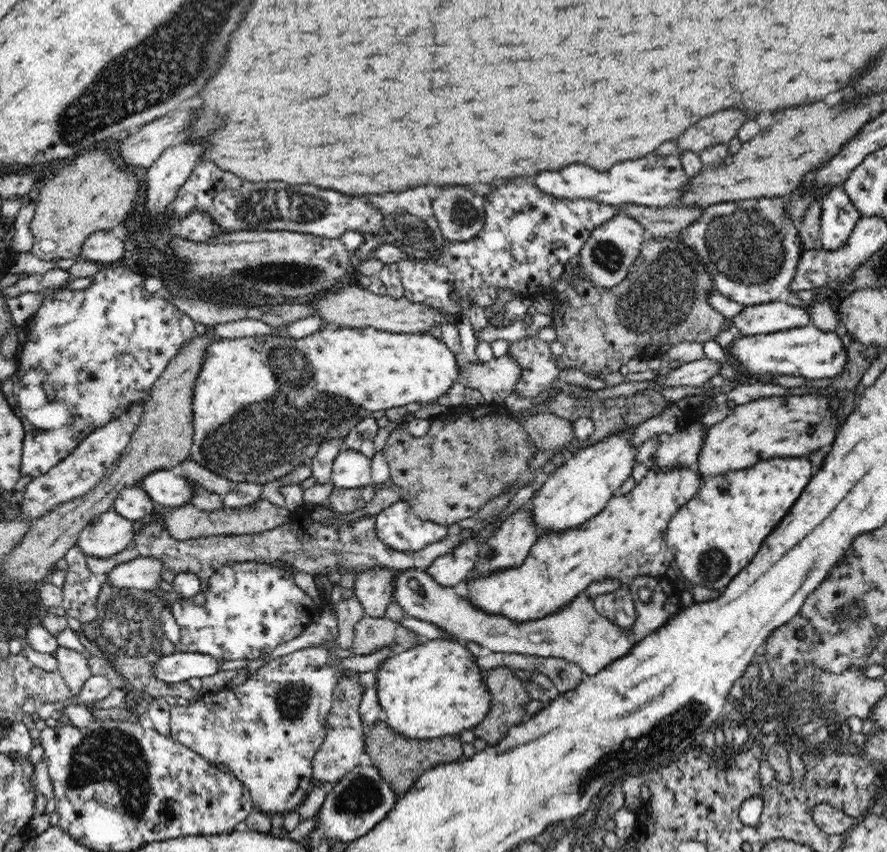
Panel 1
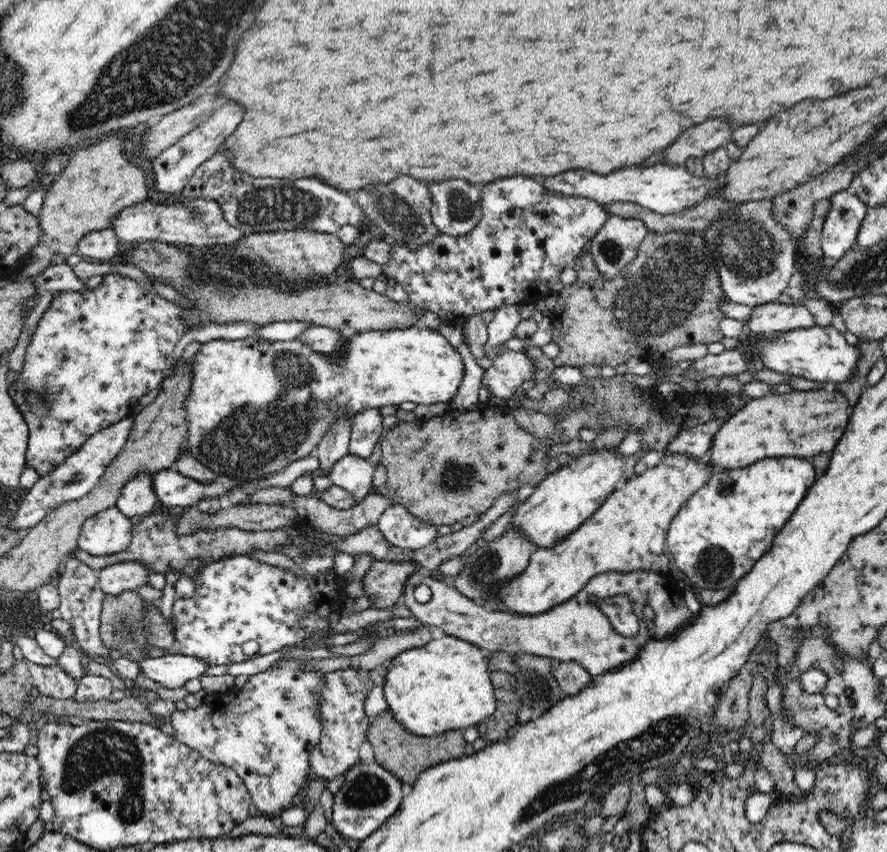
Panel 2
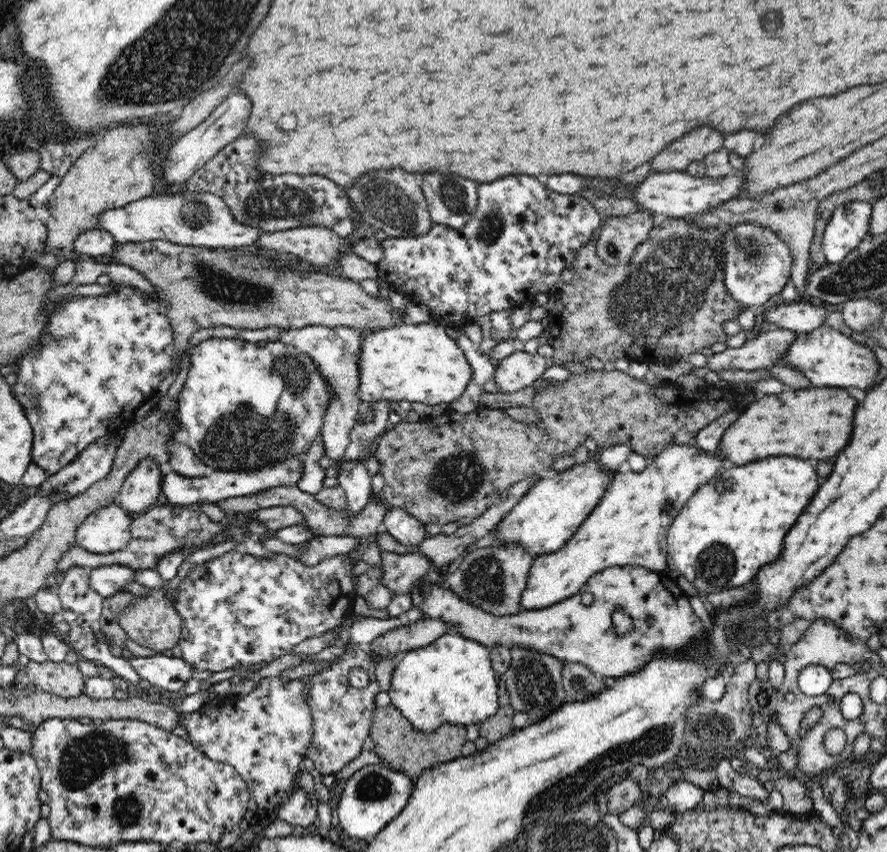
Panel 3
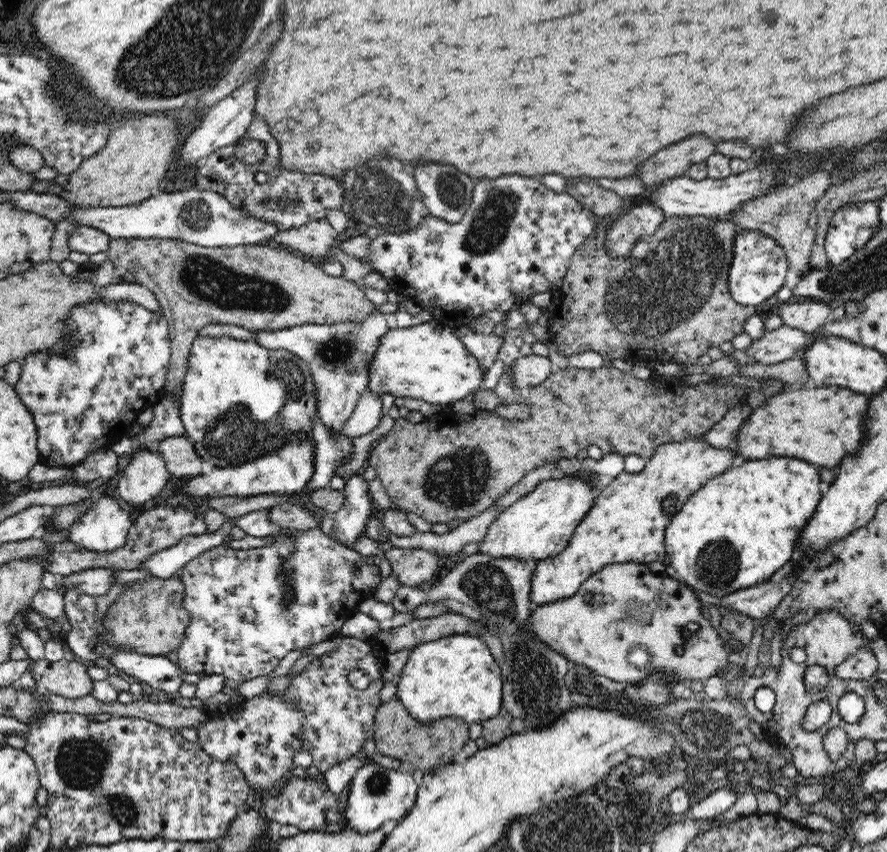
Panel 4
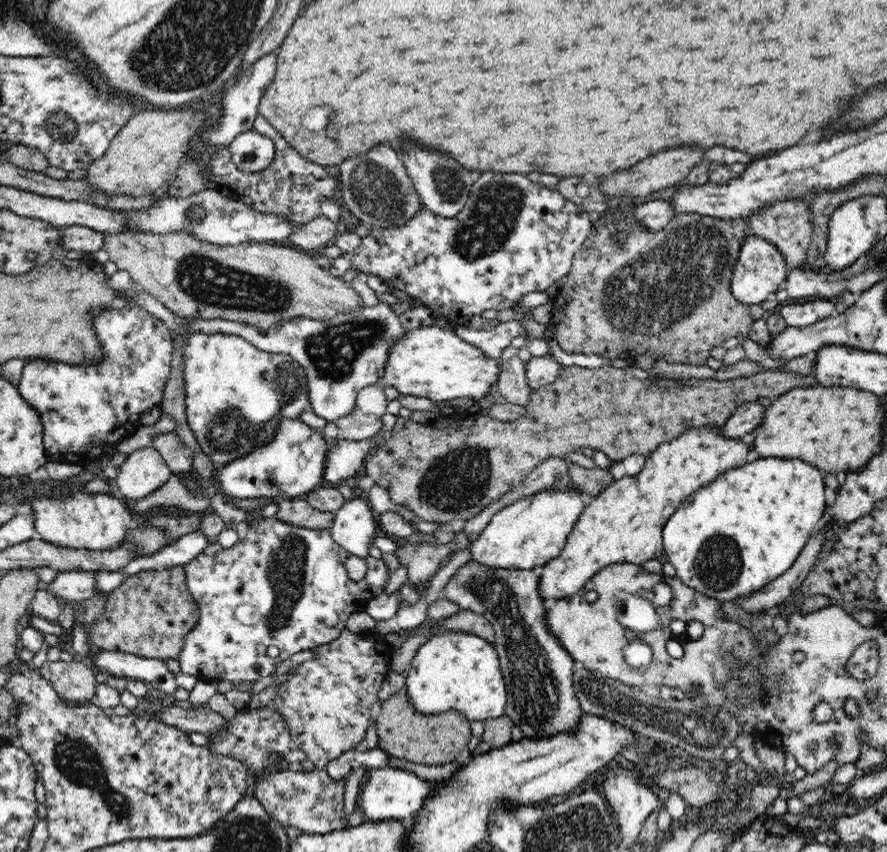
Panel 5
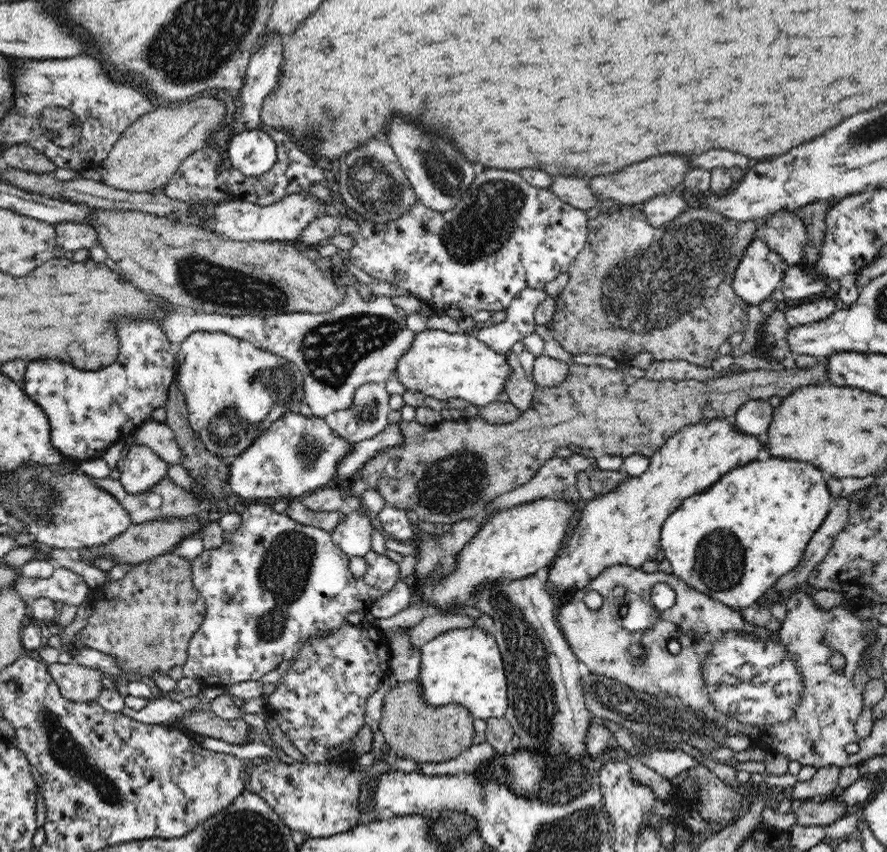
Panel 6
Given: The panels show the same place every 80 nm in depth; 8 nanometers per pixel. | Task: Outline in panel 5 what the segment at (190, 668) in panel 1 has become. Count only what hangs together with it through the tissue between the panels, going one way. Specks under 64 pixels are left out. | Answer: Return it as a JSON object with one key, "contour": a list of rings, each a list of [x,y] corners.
{"contour":[[[100,651],[92,661],[97,666],[97,670],[116,677],[145,680],[167,695],[172,696],[179,688],[176,684],[177,675],[169,670],[166,660],[120,651]]]}

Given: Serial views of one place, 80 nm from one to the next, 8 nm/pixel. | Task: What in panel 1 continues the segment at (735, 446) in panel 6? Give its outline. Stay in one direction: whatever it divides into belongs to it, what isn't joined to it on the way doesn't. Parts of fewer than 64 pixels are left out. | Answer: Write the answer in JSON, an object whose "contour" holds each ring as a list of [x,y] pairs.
{"contour":[[[678,467],[677,469],[670,469],[669,471],[652,471],[649,470],[646,473],[646,476],[638,481],[634,488],[628,492],[626,495],[615,494],[606,505],[606,508],[602,509],[602,512],[596,514],[596,516],[588,519],[584,524],[580,524],[580,526],[576,528],[566,528],[566,530],[560,530],[560,532],[549,532],[542,531],[539,533],[539,536],[534,543],[534,546],[530,548],[530,552],[528,552],[528,556],[524,558],[524,564],[520,564],[520,568],[498,568],[498,570],[492,570],[492,572],[488,572],[488,574],[480,574],[480,576],[474,576],[474,578],[470,578],[470,580],[465,580],[462,585],[458,588],[461,595],[464,596],[464,599],[468,599],[476,609],[480,609],[480,611],[484,611],[486,613],[490,613],[492,615],[500,615],[504,616],[510,620],[514,620],[514,622],[526,622],[541,619],[542,617],[554,614],[558,612],[562,607],[568,606],[581,592],[584,592],[588,586],[596,581],[601,581],[602,579],[616,579],[619,580],[622,586],[628,586],[637,576],[642,575],[650,575],[653,577],[664,576],[665,570],[670,568],[670,562],[675,560],[673,554],[666,550],[667,542],[665,539],[666,530],[670,519],[678,512],[678,509],[686,504],[689,500],[694,498],[696,494],[696,490],[698,490],[698,486],[700,486],[700,482],[702,482],[702,478],[700,475],[696,473],[696,470]]]}

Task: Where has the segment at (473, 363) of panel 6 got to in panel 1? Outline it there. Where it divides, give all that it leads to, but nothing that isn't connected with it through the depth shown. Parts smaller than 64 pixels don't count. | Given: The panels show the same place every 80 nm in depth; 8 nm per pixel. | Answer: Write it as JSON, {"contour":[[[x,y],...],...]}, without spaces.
{"contour":[[[371,327],[320,329],[303,338],[275,337],[270,335],[246,336],[244,338],[220,339],[208,345],[202,370],[197,378],[193,394],[193,443],[191,458],[204,468],[232,482],[248,482],[265,485],[276,478],[286,476],[296,466],[311,465],[320,445],[330,439],[346,438],[347,434],[362,420],[372,417],[372,412],[395,406],[407,406],[413,402],[434,403],[446,394],[458,381],[456,356],[430,333],[395,333]]]}

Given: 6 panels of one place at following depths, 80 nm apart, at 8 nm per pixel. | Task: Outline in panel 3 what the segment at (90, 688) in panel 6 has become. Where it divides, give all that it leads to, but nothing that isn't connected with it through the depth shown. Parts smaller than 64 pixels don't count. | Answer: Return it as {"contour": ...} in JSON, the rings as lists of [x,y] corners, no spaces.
{"contour":[[[29,660],[6,689],[25,686],[40,686],[43,692],[68,699],[83,694],[84,680],[77,665],[71,666],[66,661],[37,663]]]}

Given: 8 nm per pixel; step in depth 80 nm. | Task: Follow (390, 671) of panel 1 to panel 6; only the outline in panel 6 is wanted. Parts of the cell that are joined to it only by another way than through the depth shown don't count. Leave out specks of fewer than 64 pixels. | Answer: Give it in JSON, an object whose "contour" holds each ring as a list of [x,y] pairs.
{"contour":[[[478,627],[454,628],[439,634],[419,649],[421,664],[416,682],[425,704],[431,708],[442,708],[456,704],[466,708],[472,719],[501,718],[507,711],[507,679],[500,647],[494,635]]]}

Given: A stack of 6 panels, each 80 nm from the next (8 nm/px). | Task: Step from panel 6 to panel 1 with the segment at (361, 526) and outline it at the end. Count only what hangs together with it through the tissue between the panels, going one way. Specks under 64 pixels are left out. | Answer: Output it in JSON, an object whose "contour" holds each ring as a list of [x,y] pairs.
{"contour":[[[342,449],[336,456],[331,474],[332,482],[340,488],[362,488],[372,482],[371,460],[362,452]]]}

